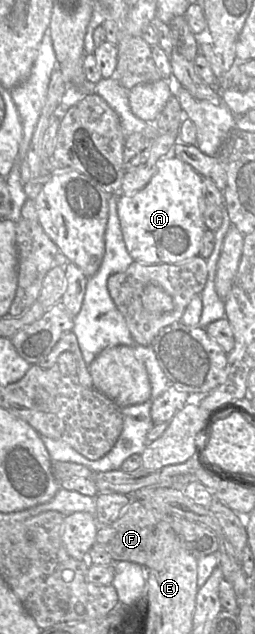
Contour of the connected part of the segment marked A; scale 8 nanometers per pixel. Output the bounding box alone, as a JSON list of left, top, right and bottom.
[117,158,206,264]

